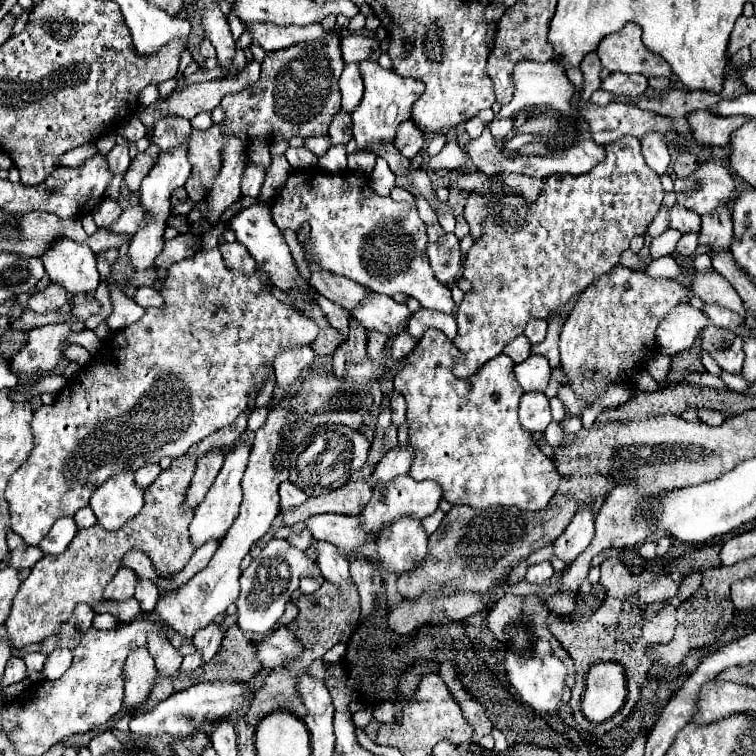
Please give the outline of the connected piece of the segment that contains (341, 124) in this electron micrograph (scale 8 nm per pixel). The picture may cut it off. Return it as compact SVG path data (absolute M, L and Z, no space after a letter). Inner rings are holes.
M339 112L331 126L329 126L329 138L331 138L331 144L337 146L337 144L347 144L351 140L351 116L347 112Z

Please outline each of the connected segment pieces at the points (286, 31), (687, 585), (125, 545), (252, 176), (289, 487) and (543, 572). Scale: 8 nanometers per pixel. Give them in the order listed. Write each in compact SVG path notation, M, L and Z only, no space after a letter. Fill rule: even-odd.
M257 24L257 26L247 26L247 30L253 32L253 42L263 46L267 52L297 46L303 42L315 42L315 40L325 40L329 32L319 24L309 24L309 26L273 26L273 24Z
M695 572L695 574L689 574L683 582L681 582L681 586L679 586L679 592L677 592L677 596L675 598L671 598L669 602L673 604L673 606L679 606L683 600L687 600L699 586L701 586L701 580L703 580L703 576L699 574L699 572Z
M177 458L171 468L163 470L157 480L145 490L145 506L125 526L109 532L95 524L87 530L79 530L63 554L43 556L31 568L27 580L21 582L19 592L13 598L11 614L5 622L13 646L23 648L27 644L43 642L47 636L55 634L63 622L71 618L79 602L85 602L91 608L101 604L107 582L117 574L123 557L130 550L145 552L161 576L181 570L195 552L193 544L189 542L187 530L193 512L187 512L183 506L193 470L193 458Z
M249 162L243 170L243 178L241 178L241 194L243 196L253 196L257 198L263 186L263 178L265 178L265 170L261 164Z
M289 480L281 482L279 494L281 494L281 508L283 508L283 510L285 510L285 508L299 506L299 504L303 504L303 502L307 500L307 496L305 496L297 486L293 486Z
M541 562L541 564L535 564L535 566L529 566L529 568L527 568L525 580L531 582L531 584L543 584L543 582L547 582L553 574L555 574L553 566L551 566L549 562Z

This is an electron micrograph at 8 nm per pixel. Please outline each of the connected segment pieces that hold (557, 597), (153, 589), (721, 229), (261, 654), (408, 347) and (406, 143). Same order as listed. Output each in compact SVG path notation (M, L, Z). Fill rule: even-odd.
M556 593L544 600L551 612L571 614L575 610L575 598L565 593Z
M141 580L137 582L137 590L135 590L135 598L141 606L143 612L151 612L159 600L159 590L151 580Z
M721 206L713 214L703 216L703 226L699 232L701 246L707 246L709 250L727 250L733 240L733 222L731 212L727 206Z
M281 626L281 628L273 630L267 640L257 644L257 660L263 664L263 668L271 670L275 666L281 666L281 664L297 658L301 654L301 650L303 650L303 646L295 638L295 634L291 634L285 626Z
M401 332L401 334L397 334L397 336L393 336L393 338L389 340L391 356L393 356L395 360L401 360L403 356L411 354L411 350L415 348L415 344L417 344L417 342L415 342L407 332Z
M413 120L403 122L397 130L395 148L407 158L415 158L423 150L423 146L425 146L425 134L421 134L421 130L417 130Z

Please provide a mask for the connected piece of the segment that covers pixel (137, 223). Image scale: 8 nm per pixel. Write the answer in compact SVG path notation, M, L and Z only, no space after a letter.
M141 204L137 206L129 206L121 218L117 222L113 222L107 230L111 232L117 232L117 234L135 234L141 226L145 226L145 220L147 220L147 212L143 210Z

